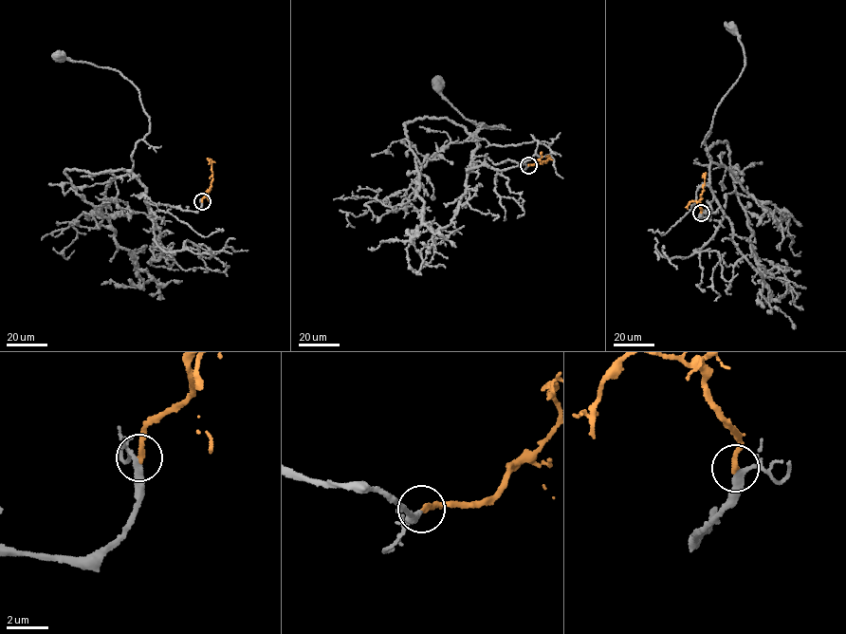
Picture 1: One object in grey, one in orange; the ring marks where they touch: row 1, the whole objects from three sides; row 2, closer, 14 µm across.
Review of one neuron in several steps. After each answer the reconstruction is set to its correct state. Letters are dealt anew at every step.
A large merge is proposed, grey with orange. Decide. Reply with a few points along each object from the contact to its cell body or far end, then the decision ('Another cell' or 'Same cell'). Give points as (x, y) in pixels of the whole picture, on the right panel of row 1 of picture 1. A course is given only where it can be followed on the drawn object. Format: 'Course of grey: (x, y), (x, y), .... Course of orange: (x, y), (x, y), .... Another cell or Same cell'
Course of grey: (701, 213), (697, 218), (710, 210), (713, 195), (705, 140), (715, 108), (744, 65), (743, 46), (732, 29). Course of orange: (701, 213), (698, 201), (703, 190), (703, 177). Same cell

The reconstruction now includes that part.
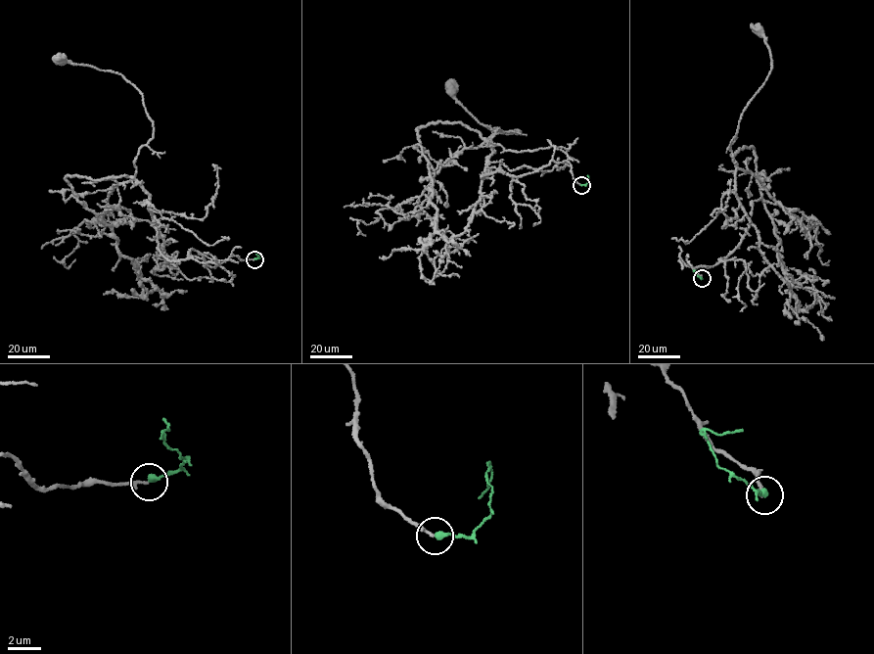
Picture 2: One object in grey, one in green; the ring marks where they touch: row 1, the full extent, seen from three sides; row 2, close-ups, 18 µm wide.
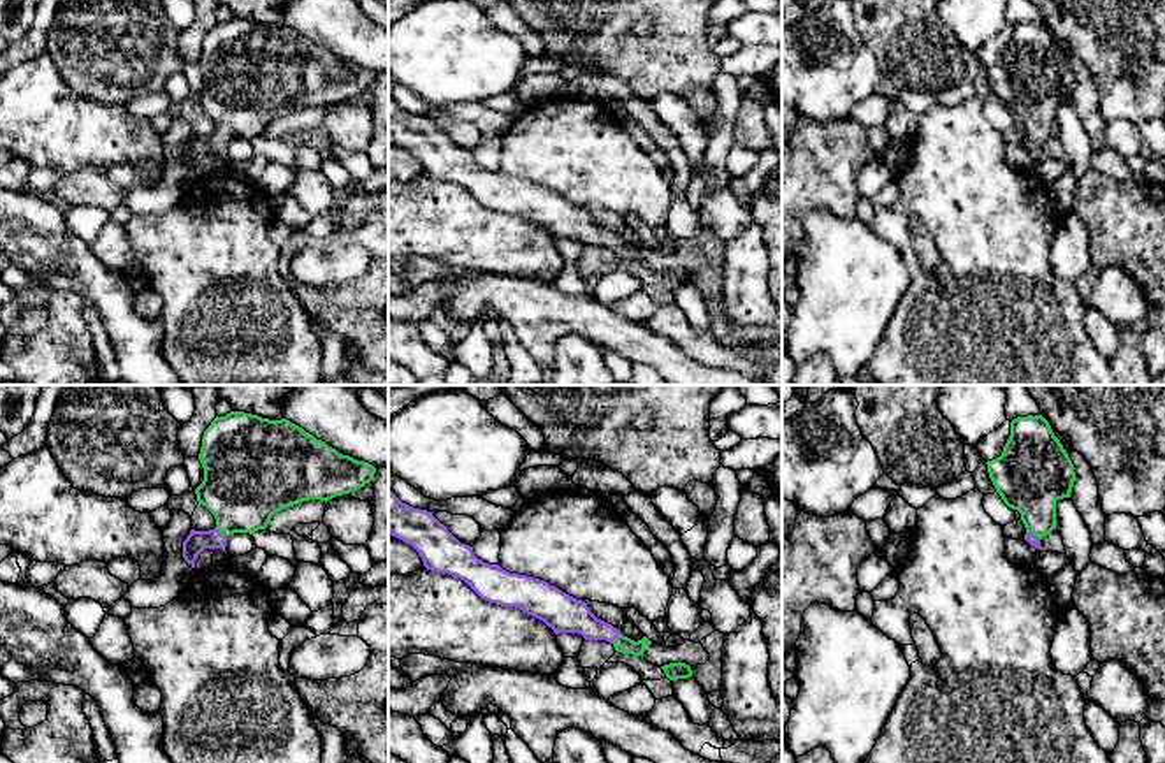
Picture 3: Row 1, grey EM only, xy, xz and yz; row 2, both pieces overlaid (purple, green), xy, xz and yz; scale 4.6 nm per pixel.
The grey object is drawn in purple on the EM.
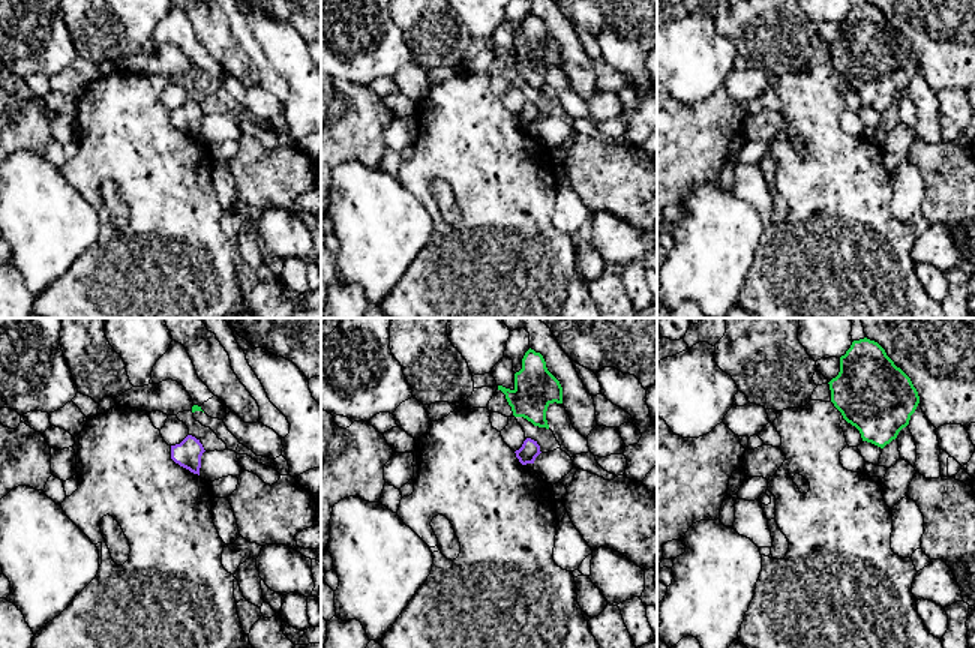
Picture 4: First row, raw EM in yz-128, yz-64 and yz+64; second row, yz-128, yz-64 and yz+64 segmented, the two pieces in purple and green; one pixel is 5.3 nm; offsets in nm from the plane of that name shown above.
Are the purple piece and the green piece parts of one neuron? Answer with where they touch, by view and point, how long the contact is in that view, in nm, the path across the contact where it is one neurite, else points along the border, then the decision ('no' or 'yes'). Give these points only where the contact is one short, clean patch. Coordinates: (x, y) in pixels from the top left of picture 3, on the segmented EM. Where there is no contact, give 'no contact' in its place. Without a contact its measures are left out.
xy (218, 531) | 70 nm | across xy (195, 542), (209, 540), (218, 531), (241, 503), (245, 484) | yes

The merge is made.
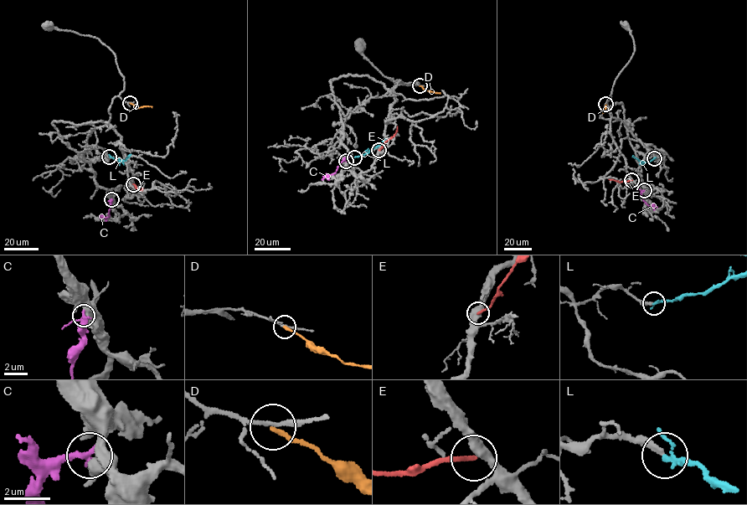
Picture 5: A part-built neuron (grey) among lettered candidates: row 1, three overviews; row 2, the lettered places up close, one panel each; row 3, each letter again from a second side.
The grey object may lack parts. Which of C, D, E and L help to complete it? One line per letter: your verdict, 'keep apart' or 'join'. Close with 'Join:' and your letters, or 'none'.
C: keep apart
D: keep apart
E: keep apart
L: join
Join: L

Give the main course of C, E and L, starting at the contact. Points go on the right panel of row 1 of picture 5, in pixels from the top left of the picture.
C: (643, 190), (641, 193), (643, 200), (650, 206), (656, 207)
E: (631, 180), (620, 182), (609, 179)
L: (654, 158), (643, 162), (633, 156)

